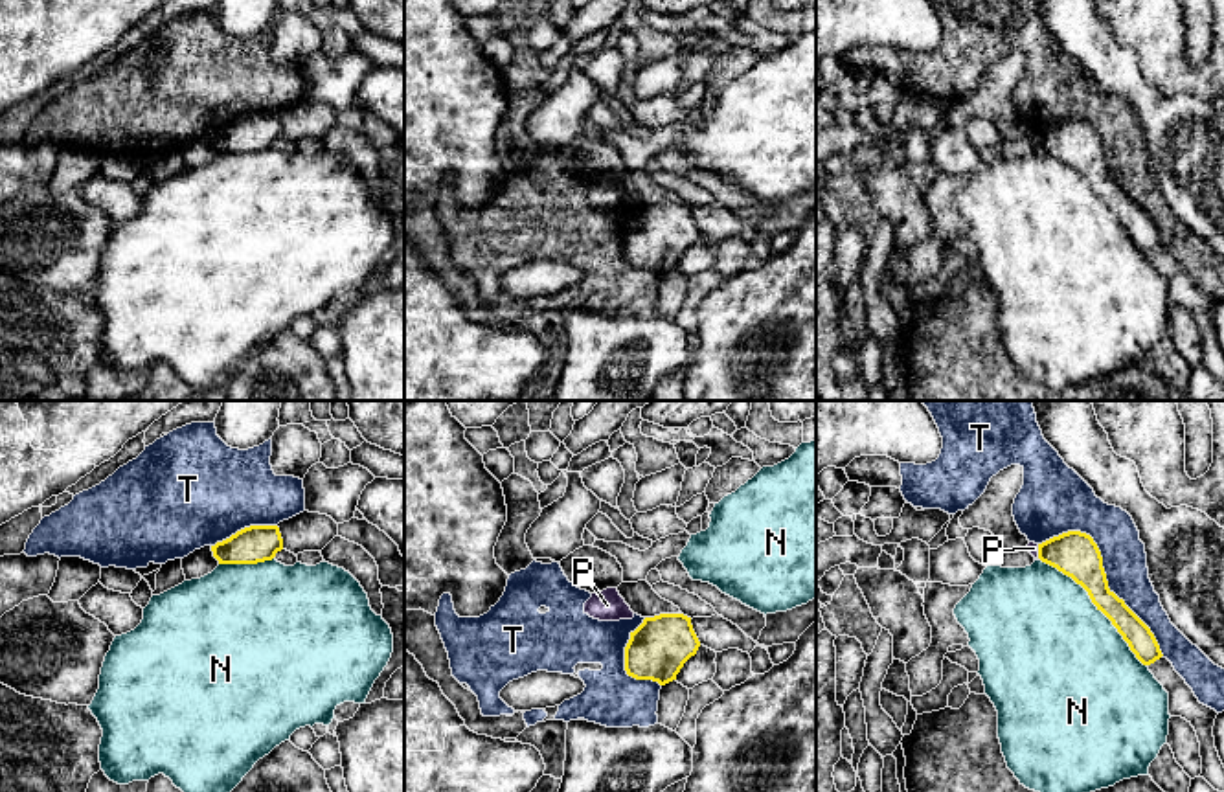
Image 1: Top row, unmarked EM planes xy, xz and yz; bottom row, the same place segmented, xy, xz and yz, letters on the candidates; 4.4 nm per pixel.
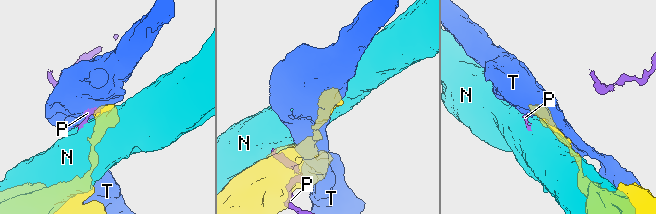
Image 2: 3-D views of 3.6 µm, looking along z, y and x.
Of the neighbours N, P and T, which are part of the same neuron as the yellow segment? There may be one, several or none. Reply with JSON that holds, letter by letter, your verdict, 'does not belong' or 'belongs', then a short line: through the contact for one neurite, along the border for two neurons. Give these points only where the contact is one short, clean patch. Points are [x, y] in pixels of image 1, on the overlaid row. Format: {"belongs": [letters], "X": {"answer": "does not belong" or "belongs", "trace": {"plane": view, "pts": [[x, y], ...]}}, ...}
{"belongs": [], "N": {"answer": "does not belong"}, "P": {"answer": "does not belong", "trace": {"plane": "yz", "pts": [[1037, 544], [1039, 555]]}}, "T": {"answer": "does not belong"}}

